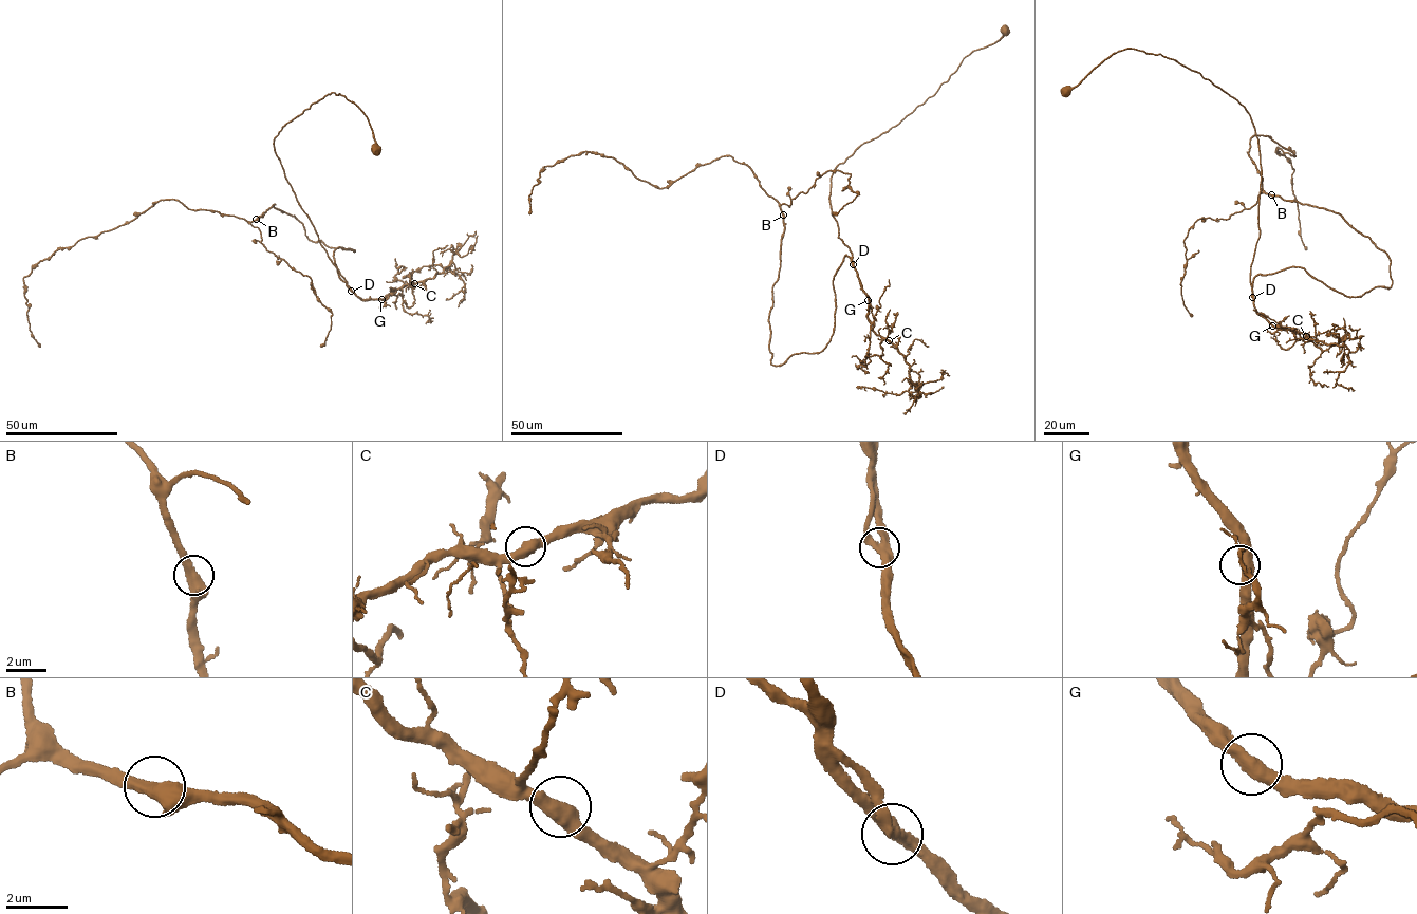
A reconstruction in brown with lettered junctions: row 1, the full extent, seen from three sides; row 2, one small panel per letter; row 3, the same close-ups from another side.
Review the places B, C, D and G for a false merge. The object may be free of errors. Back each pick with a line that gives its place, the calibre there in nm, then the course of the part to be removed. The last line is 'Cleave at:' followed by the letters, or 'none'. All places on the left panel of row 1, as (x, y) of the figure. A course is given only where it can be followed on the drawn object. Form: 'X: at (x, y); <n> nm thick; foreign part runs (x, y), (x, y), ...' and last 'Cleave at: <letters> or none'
Cleave at: none

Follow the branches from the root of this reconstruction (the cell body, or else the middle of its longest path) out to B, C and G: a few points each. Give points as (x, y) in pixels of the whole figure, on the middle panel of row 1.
B: (1004, 31), (834, 169), (832, 213), (852, 256), (833, 281), (833, 334), (778, 366), (768, 320), (783, 215)
C: (1004, 31), (832, 175), (828, 198), (837, 237), (849, 247), (869, 298), (871, 329), (889, 340)
G: (1004, 31), (1000, 39), (964, 58), (933, 95), (834, 169), (828, 198), (832, 213), (868, 300)

